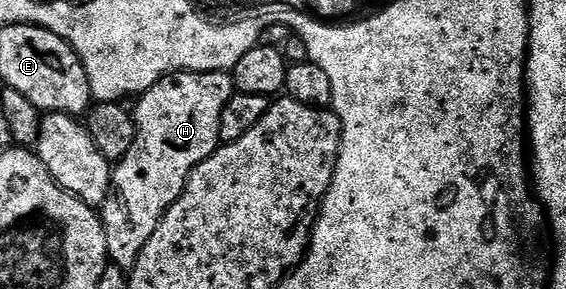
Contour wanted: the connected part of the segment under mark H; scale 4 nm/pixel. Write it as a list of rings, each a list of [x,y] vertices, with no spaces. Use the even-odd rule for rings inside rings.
[[[171,72],[159,84],[153,84],[137,97],[138,105],[132,108],[136,142],[132,142],[132,150],[128,150],[128,154],[113,165],[110,195],[100,209],[108,257],[117,267],[123,270],[134,267],[148,238],[156,234],[156,226],[160,226],[164,214],[181,198],[192,170],[218,151],[220,114],[224,114],[224,106],[235,95],[234,78],[230,72]]]

